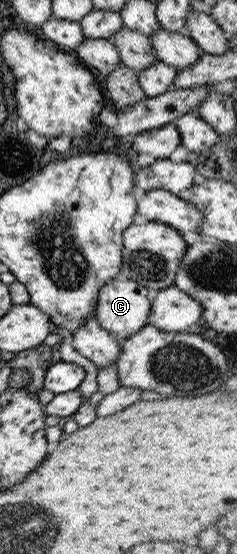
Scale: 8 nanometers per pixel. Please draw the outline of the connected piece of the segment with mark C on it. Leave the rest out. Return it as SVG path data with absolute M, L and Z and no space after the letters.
M118 276L98 290L93 317L108 333L128 337L145 324L150 313L150 297L147 288Z

